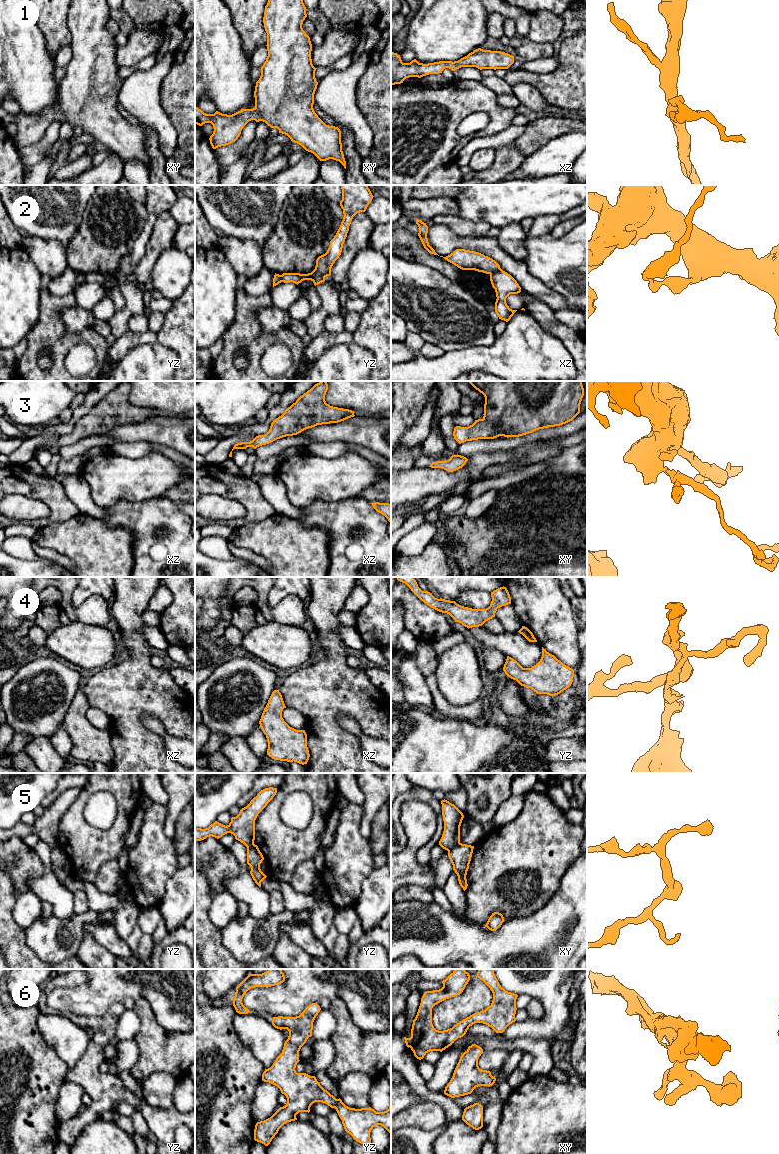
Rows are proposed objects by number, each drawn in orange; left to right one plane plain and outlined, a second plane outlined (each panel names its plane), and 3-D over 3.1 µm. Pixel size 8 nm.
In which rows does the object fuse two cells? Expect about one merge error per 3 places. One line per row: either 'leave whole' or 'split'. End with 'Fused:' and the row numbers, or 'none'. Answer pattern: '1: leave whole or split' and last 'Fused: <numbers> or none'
1: leave whole
2: split
3: leave whole
4: leave whole
5: split
6: leave whole
Fused: 2, 5

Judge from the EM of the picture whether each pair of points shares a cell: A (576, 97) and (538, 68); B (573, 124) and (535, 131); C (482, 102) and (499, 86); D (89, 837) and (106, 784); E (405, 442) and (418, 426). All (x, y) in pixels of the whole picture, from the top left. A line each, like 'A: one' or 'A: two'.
A: two
B: one
C: two
D: one
E: one

